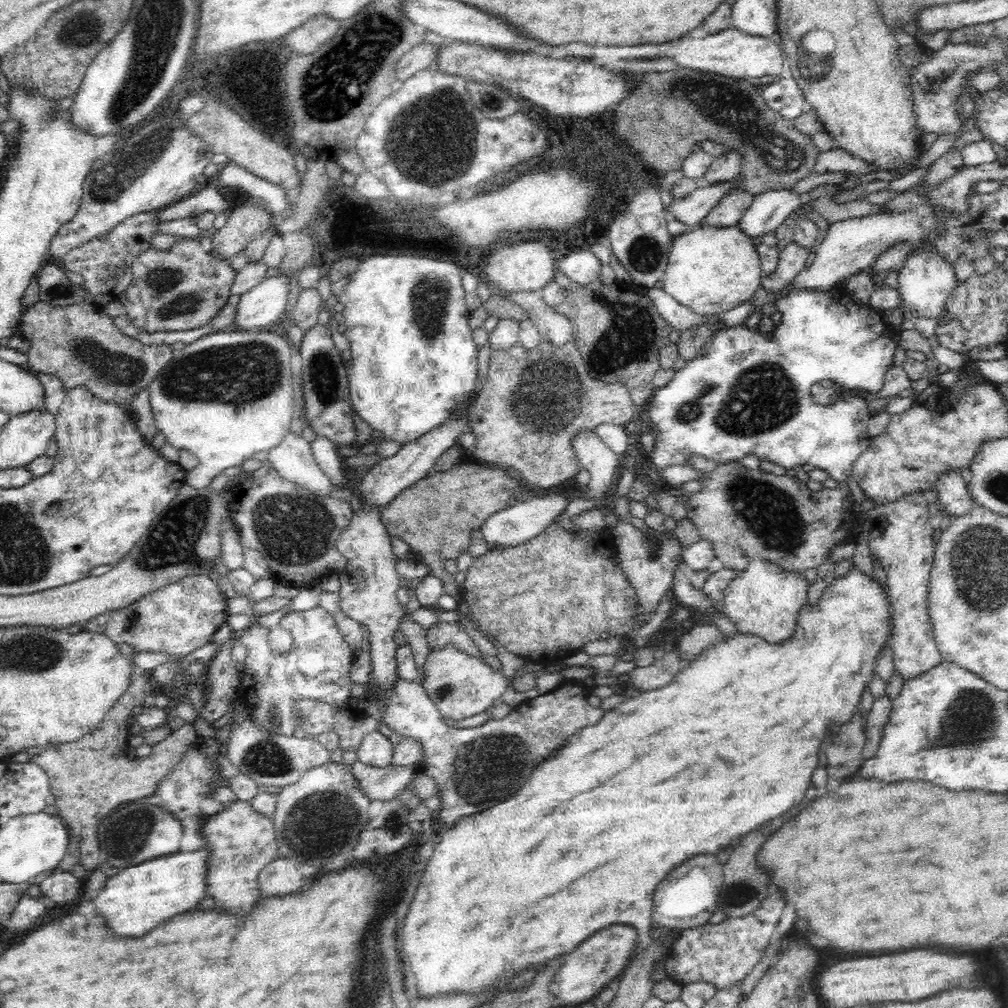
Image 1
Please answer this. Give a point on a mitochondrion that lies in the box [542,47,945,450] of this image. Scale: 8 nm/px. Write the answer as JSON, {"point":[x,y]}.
{"point":[725,106]}

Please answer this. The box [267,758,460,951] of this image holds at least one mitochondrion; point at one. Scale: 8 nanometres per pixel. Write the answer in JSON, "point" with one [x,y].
{"point":[318,827]}

